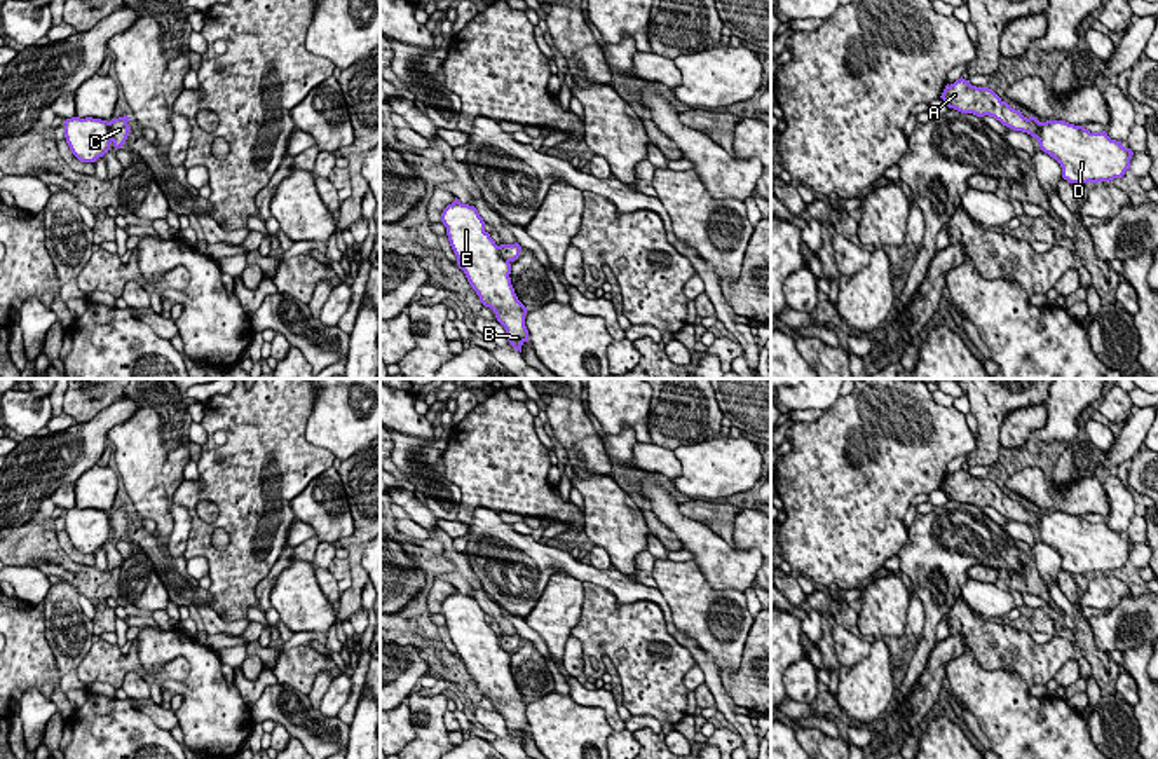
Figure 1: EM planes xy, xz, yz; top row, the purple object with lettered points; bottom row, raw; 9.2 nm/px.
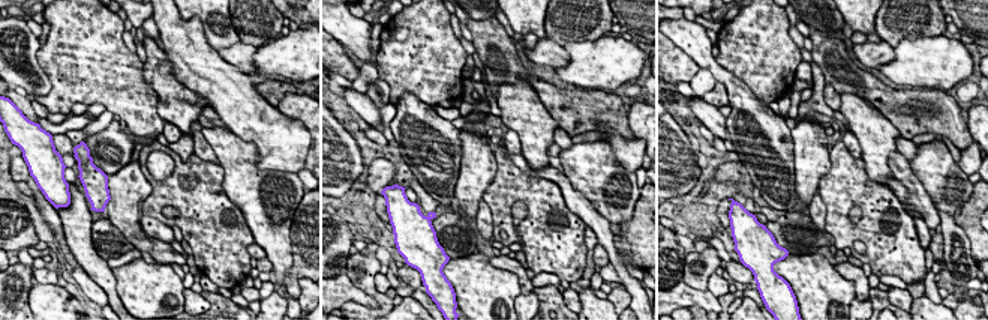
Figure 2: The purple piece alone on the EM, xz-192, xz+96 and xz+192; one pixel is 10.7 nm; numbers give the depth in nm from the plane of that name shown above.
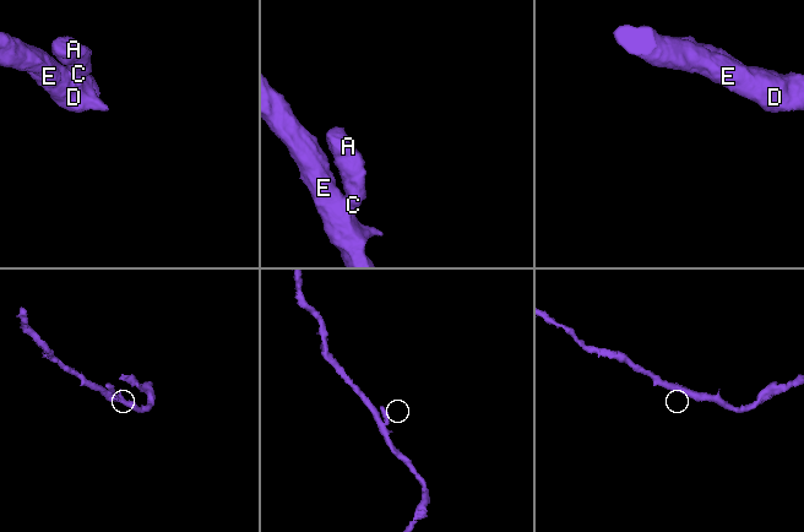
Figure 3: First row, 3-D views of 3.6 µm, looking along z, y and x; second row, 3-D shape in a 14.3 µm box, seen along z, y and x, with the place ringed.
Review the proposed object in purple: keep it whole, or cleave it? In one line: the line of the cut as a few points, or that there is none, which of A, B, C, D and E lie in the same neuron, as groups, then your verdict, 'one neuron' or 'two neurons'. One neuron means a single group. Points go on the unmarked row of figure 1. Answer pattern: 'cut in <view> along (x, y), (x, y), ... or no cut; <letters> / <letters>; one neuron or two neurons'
cut in xy along (108, 513), (112, 531); A C / B D E; two neurons

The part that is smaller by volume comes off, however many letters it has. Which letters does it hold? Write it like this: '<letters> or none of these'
A, C

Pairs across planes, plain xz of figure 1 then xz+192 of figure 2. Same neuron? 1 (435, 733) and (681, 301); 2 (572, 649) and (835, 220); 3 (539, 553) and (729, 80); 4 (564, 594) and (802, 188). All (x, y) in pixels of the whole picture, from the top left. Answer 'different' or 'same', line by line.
1: different
2: different
3: same
4: same

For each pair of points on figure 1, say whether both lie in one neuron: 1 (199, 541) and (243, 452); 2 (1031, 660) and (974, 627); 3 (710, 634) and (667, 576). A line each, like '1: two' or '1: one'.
1: one
2: one
3: one

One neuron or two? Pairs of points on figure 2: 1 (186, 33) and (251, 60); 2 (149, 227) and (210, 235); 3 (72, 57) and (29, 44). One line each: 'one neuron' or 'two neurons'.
1: two neurons
2: two neurons
3: two neurons

